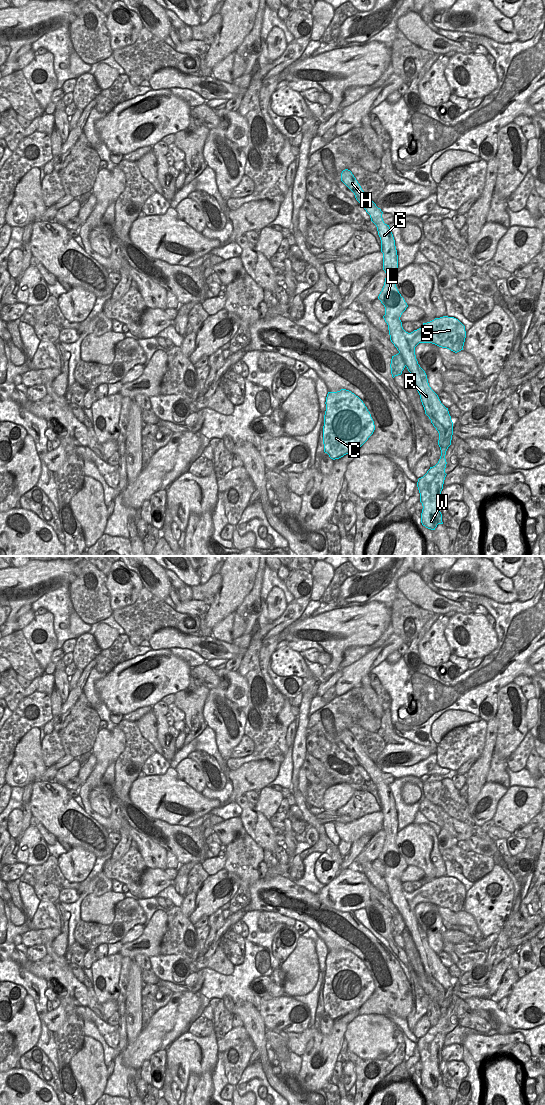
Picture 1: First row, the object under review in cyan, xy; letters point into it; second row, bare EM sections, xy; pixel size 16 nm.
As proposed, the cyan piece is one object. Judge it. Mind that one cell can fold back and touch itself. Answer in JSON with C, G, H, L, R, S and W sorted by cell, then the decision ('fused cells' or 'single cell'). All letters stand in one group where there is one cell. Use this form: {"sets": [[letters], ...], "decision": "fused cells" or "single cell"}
{"sets": [["C"], ["G", "H", "L", "R", "S", "W"]], "decision": "fused cells"}

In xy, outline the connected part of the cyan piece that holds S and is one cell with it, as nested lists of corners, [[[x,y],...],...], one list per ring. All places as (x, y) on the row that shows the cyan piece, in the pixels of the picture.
[[[443,316],[423,323],[421,328],[411,333],[403,329],[403,336],[407,339],[404,347],[407,351],[403,356],[404,362],[420,395],[425,414],[439,433],[440,459],[417,482],[420,502],[423,506],[421,523],[426,528],[435,530],[438,524],[443,524],[439,507],[442,501],[441,491],[447,475],[445,455],[451,445],[453,422],[448,408],[441,403],[438,395],[429,386],[427,375],[416,359],[415,347],[419,343],[432,343],[457,353],[463,350],[466,331],[465,326],[458,319]]]

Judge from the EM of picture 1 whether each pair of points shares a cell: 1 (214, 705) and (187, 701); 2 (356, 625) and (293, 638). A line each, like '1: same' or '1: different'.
1: different
2: same

